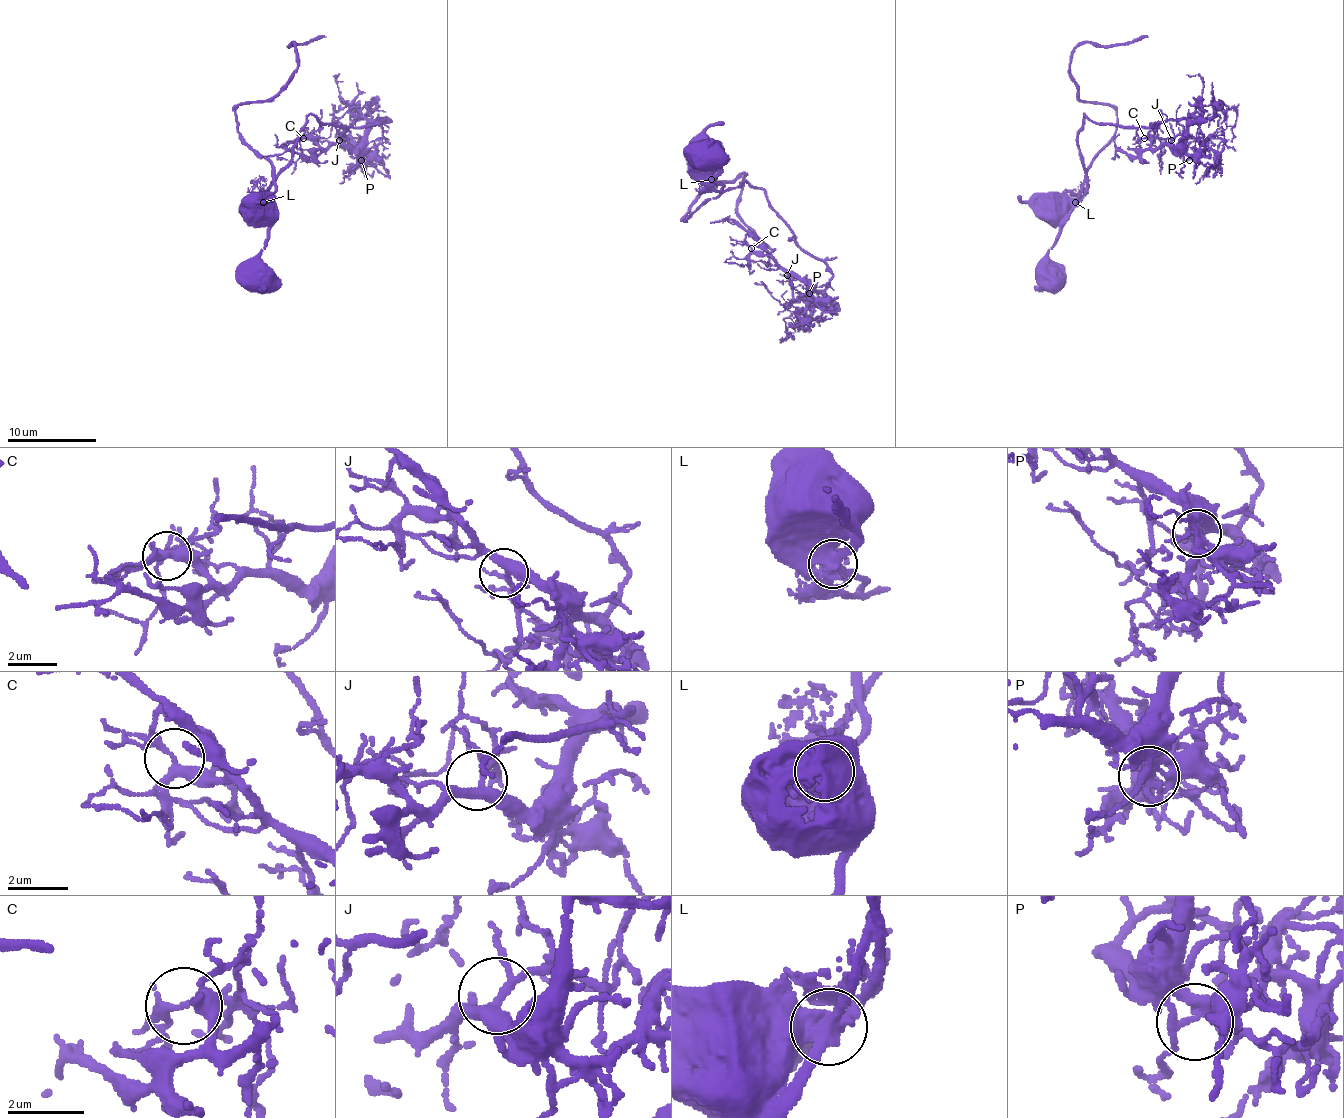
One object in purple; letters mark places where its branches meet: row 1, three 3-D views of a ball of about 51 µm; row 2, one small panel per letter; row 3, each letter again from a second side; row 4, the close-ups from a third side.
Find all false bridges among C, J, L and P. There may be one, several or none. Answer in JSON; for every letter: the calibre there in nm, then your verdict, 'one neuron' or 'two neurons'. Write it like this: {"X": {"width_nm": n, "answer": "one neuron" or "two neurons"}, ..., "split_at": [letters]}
{"C": {"width_nm": 280, "answer": "one neuron"}, "J": {"width_nm": 320, "answer": "one neuron"}, "L": {"width_nm": 550, "answer": "two neurons"}, "P": {"width_nm": 280, "answer": "one neuron"}, "split_at": ["L"]}

